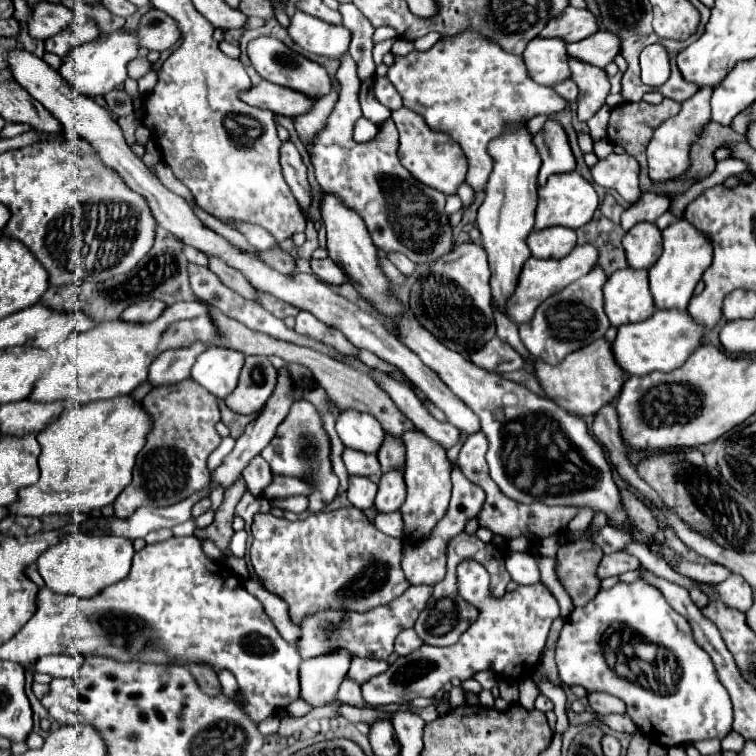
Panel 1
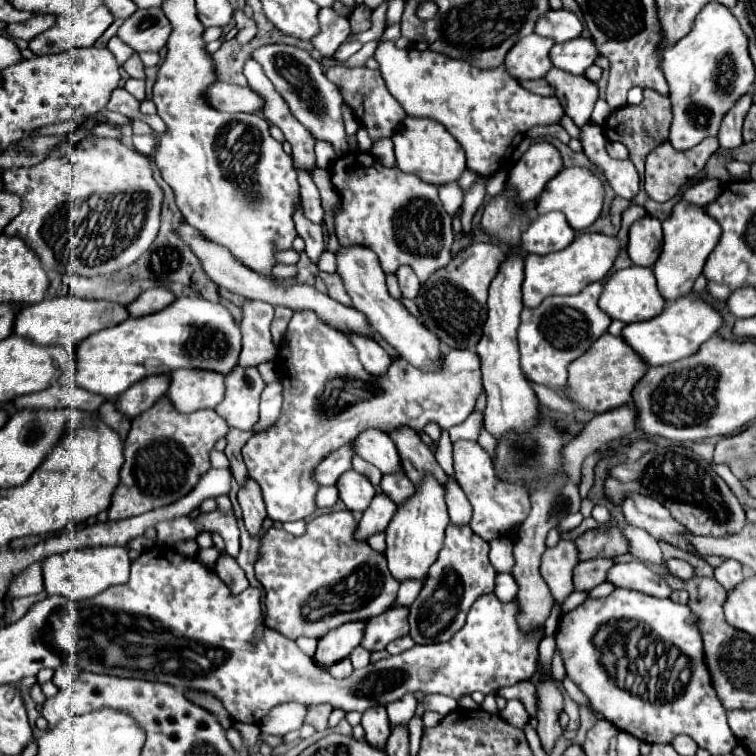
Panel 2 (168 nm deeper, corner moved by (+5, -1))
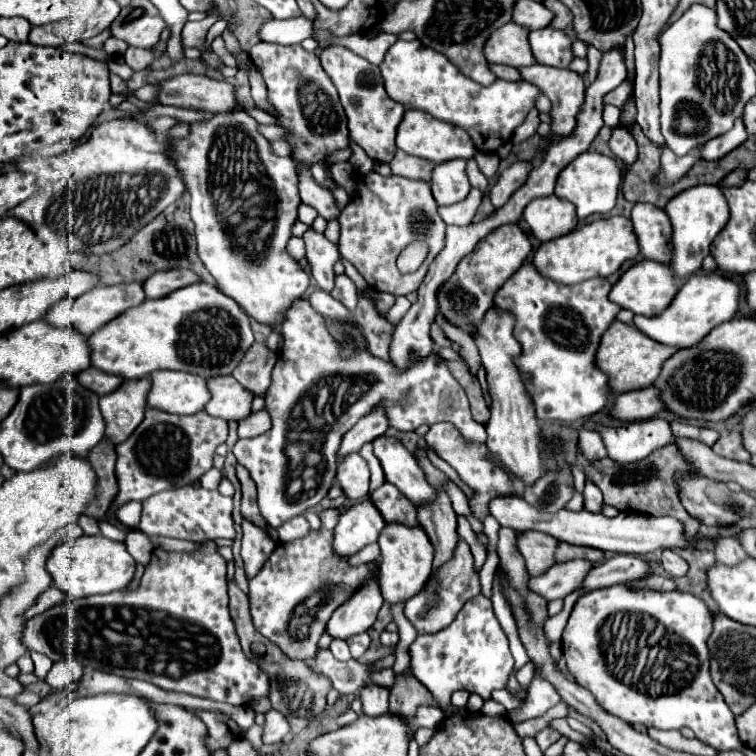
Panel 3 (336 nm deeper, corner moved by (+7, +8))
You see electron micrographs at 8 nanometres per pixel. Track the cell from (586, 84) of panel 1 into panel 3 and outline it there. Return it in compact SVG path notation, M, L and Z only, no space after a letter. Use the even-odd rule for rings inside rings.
M524 66L518 68L522 80L536 84L544 96L552 102L550 108L550 132L552 136L568 136L572 132L572 124L576 122L576 114L584 102L586 86L582 76L572 70L552 68L552 66Z

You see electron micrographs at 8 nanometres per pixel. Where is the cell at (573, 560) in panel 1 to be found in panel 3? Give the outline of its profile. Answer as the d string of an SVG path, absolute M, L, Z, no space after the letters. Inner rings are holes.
M518 532L516 534L516 546L518 552L524 558L526 570L530 576L540 574L544 568L550 568L554 564L552 552L556 552L556 540L544 532Z

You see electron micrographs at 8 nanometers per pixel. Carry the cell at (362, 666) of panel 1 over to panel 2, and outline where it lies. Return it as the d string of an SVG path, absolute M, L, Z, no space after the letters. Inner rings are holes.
M356 647L356 649L350 653L350 661L352 661L354 669L362 669L362 667L366 667L366 665L370 663L370 653L368 653L366 649Z

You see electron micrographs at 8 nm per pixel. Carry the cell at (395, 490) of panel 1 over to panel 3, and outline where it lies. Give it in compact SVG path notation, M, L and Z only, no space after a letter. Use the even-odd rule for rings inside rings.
M360 502L340 514L340 520L334 528L334 554L342 558L354 556L364 546L378 540L380 530L384 528L384 520L372 502Z

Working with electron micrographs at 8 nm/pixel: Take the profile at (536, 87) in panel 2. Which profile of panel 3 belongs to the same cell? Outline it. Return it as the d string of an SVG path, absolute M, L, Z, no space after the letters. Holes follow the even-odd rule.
M490 64L490 70L494 72L496 78L502 78L502 80L520 80L518 70L512 68L512 66L506 66L506 64Z

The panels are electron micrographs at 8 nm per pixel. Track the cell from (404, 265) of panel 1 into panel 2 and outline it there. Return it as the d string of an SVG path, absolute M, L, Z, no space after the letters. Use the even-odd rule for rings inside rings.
M402 265L402 267L396 271L396 277L398 277L398 283L400 283L402 295L408 297L408 299L414 299L414 297L418 295L418 285L420 285L416 273L414 273L410 267Z

